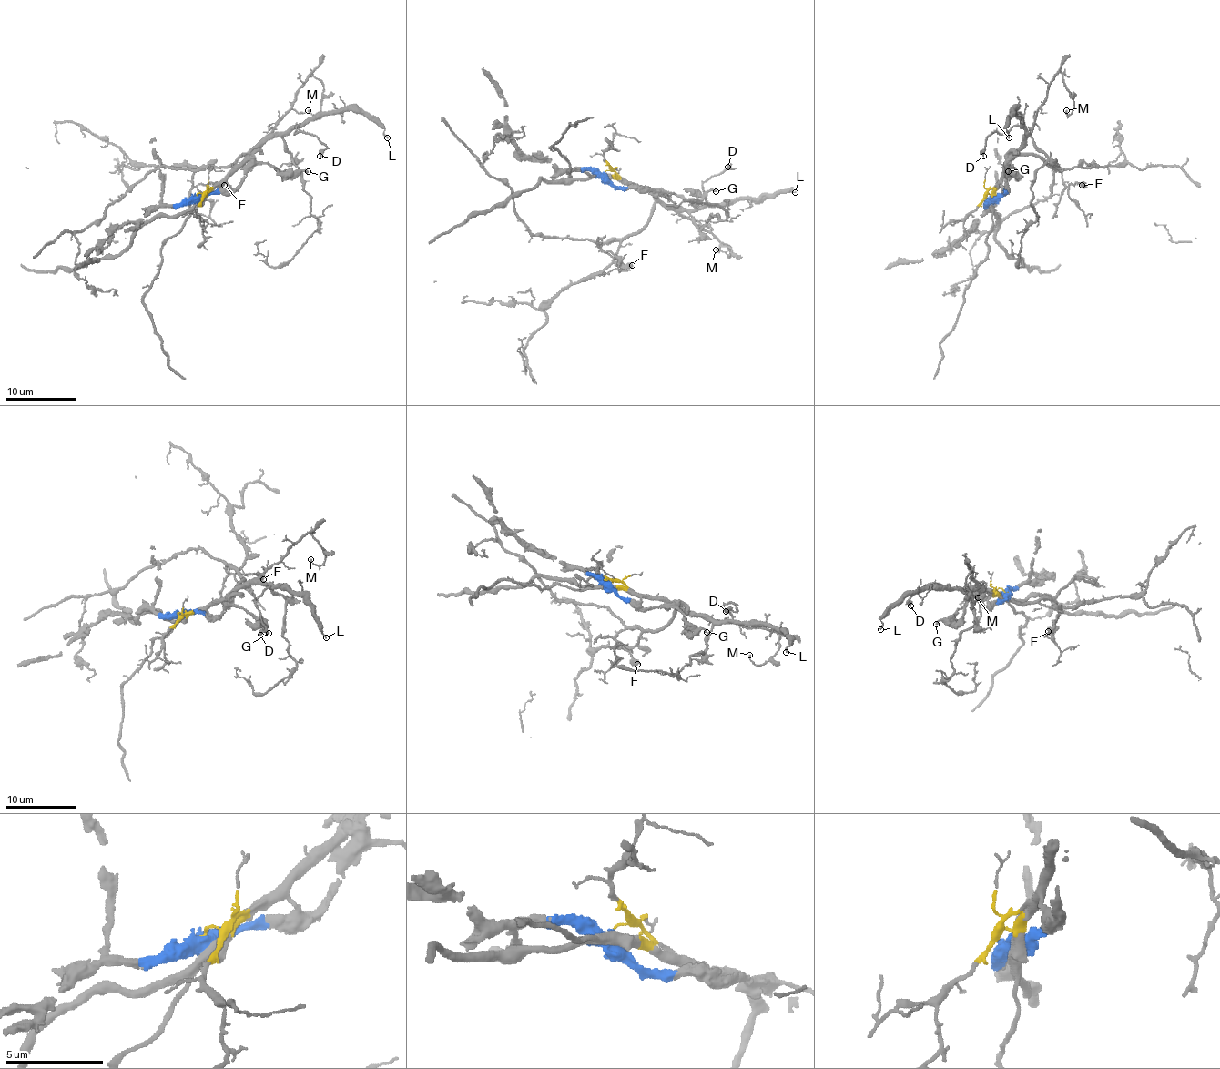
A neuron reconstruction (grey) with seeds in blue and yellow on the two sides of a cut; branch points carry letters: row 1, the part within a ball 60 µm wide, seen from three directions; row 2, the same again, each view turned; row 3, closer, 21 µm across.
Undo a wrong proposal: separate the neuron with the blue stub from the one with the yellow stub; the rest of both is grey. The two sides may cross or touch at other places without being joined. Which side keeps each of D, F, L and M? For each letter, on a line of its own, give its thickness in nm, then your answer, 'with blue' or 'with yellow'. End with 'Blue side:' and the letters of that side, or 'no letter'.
D: calibre 440 nm; with yellow
F: calibre 550 nm; with yellow
L: calibre 120 nm; with yellow
M: calibre 110 nm; with yellow
Blue side: no letter

